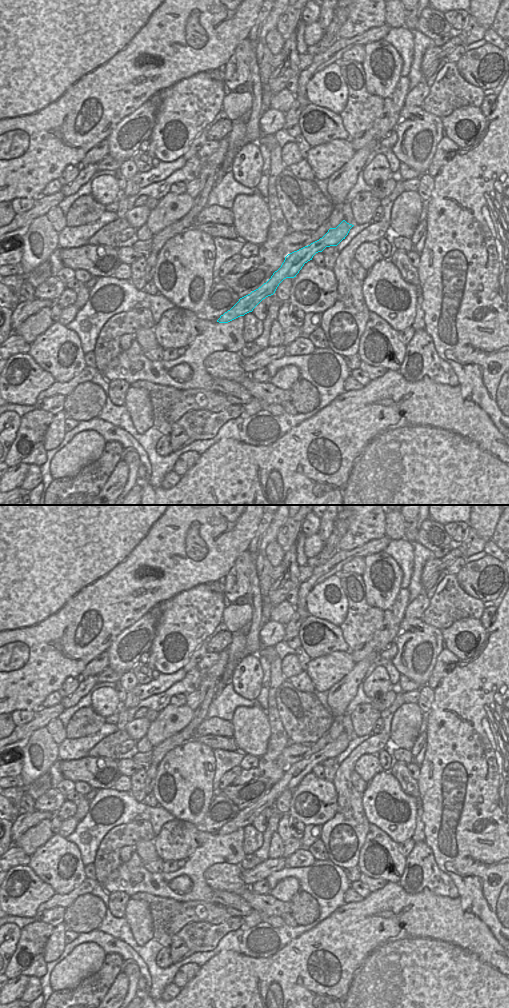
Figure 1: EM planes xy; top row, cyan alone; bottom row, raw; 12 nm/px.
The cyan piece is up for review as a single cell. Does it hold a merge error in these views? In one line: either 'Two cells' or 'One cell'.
One cell.

